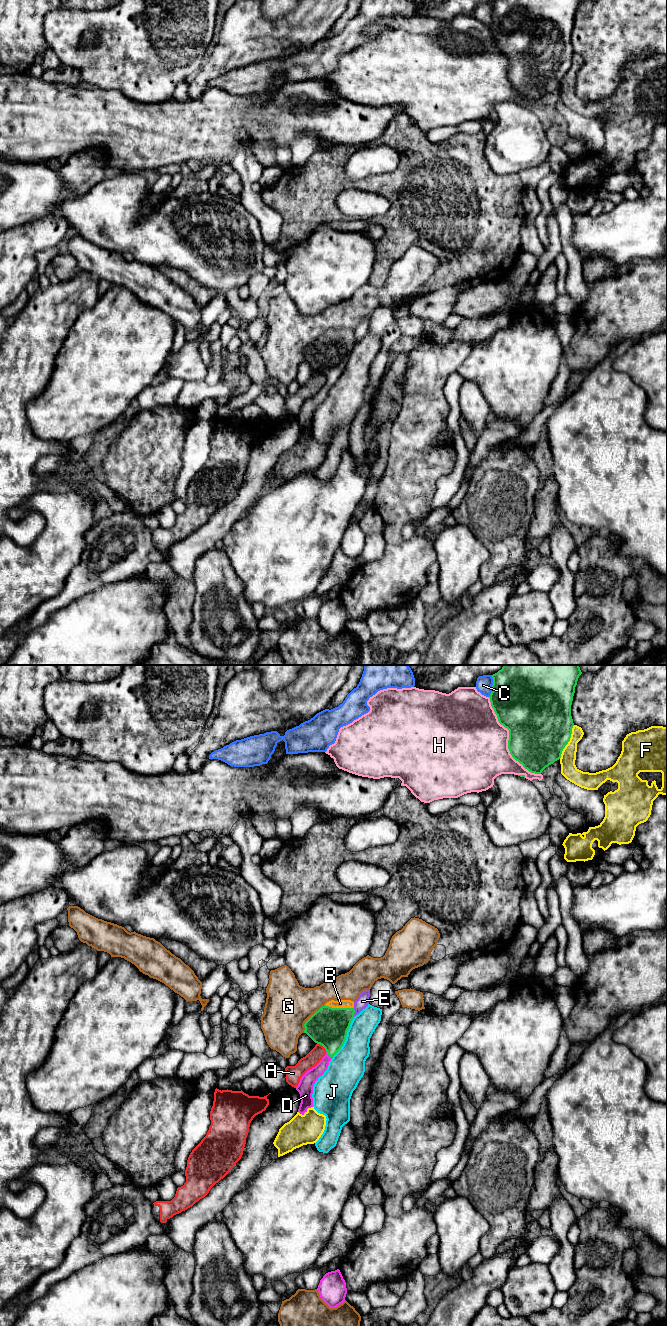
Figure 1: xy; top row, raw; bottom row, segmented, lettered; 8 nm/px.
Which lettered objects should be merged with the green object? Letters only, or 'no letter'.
B, D

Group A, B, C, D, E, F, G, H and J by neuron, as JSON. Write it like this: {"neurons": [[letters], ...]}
{"neurons": [["A"], ["B", "D"], ["C"], ["E"], ["F"], ["G"], ["H"], ["J"]]}

